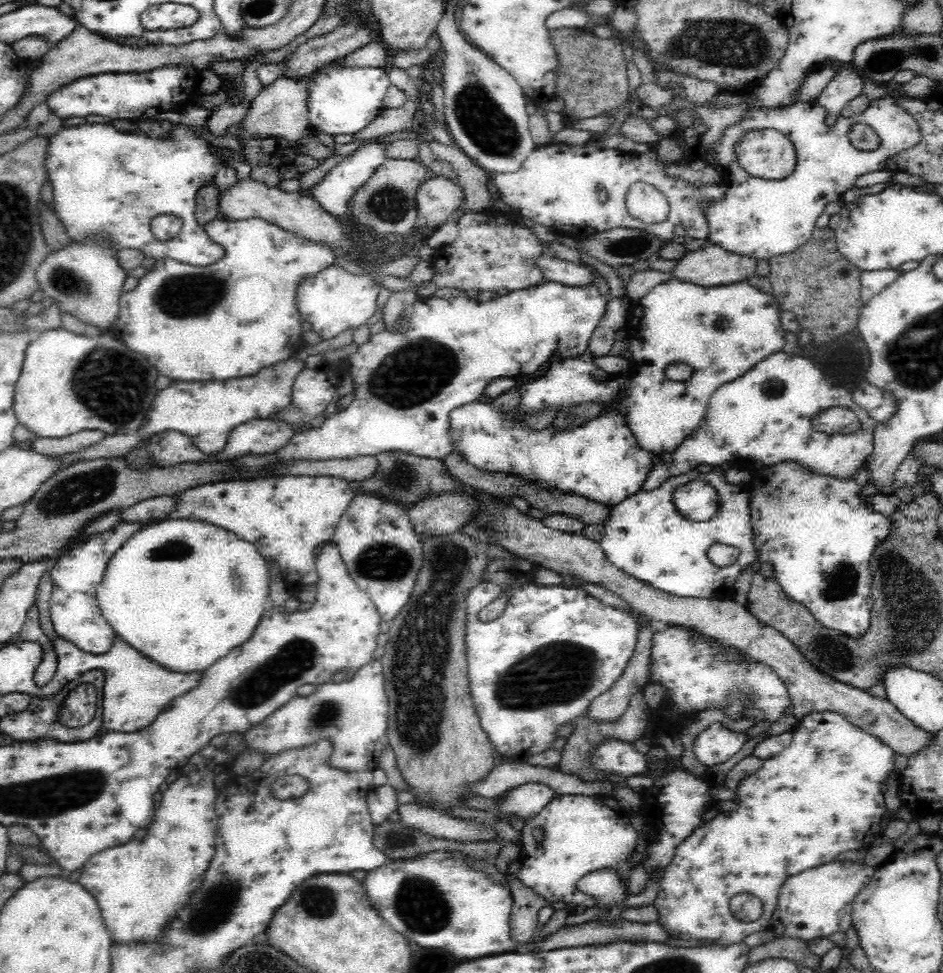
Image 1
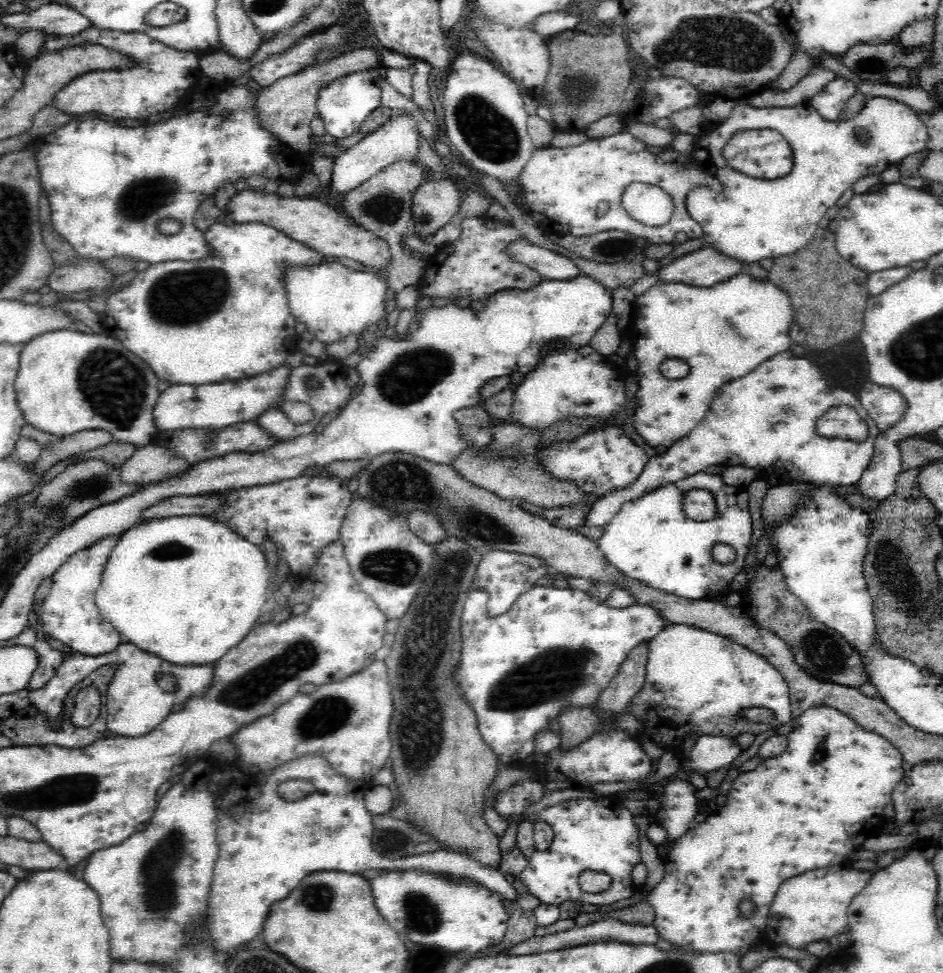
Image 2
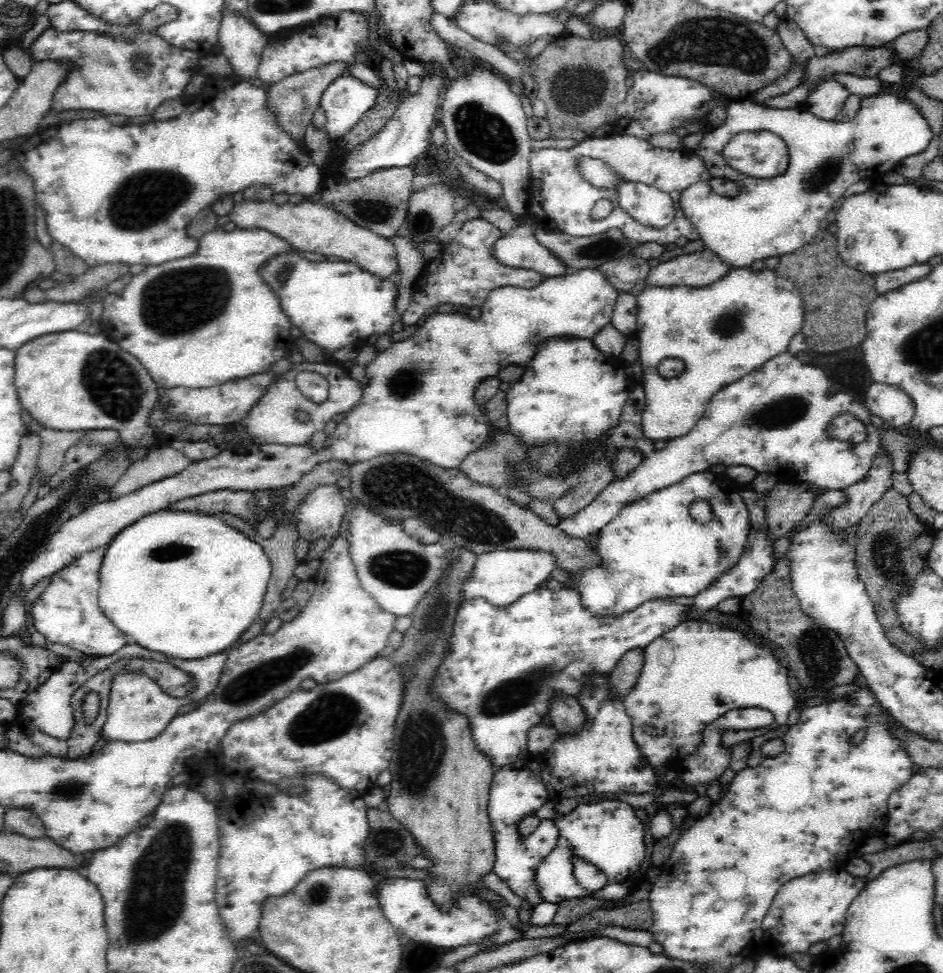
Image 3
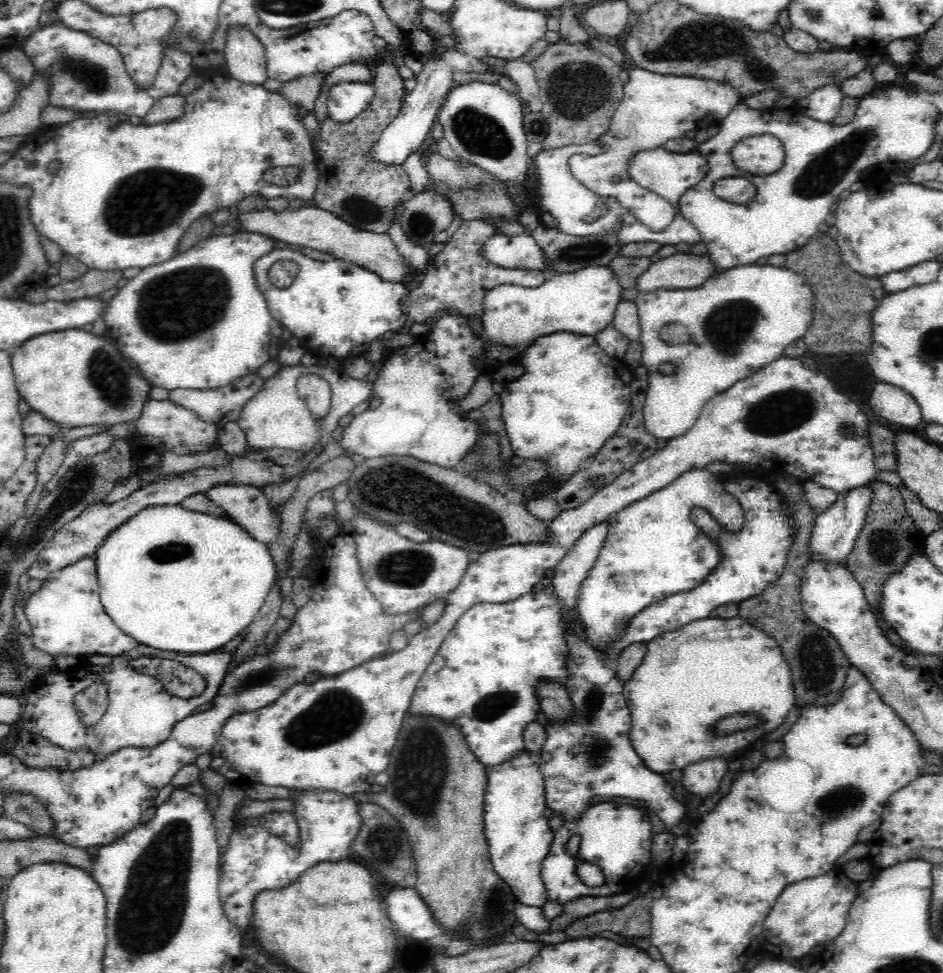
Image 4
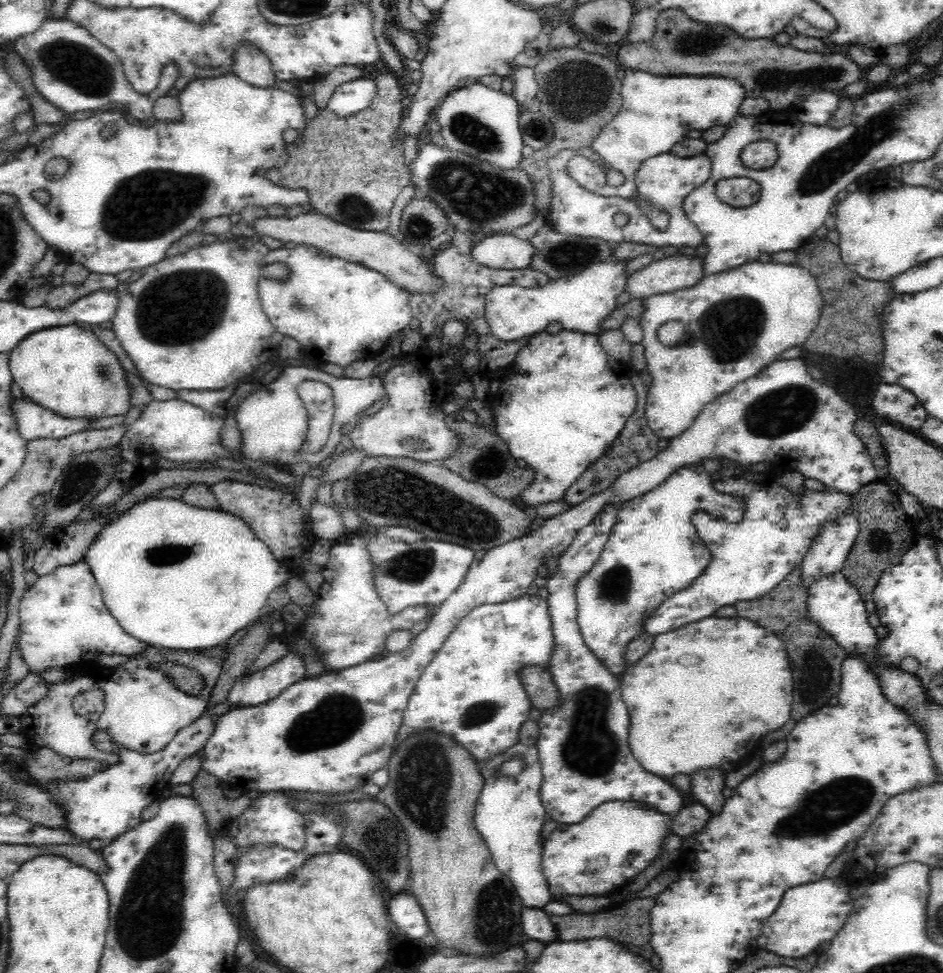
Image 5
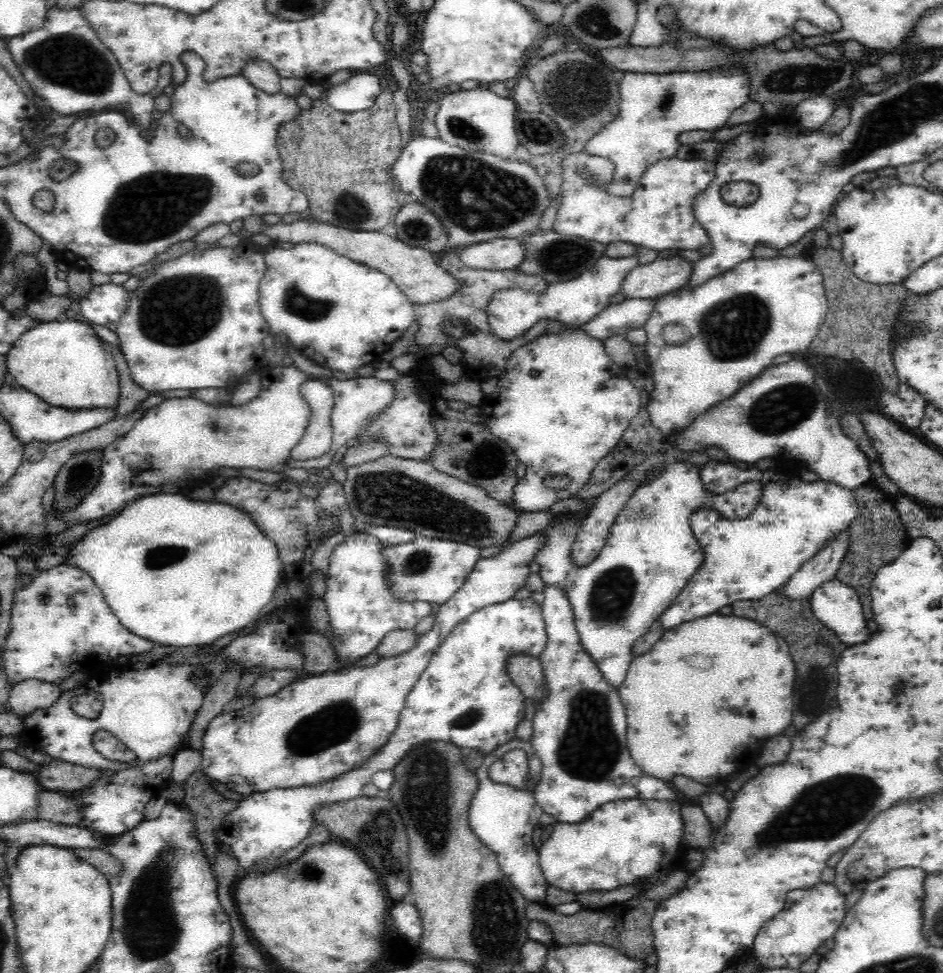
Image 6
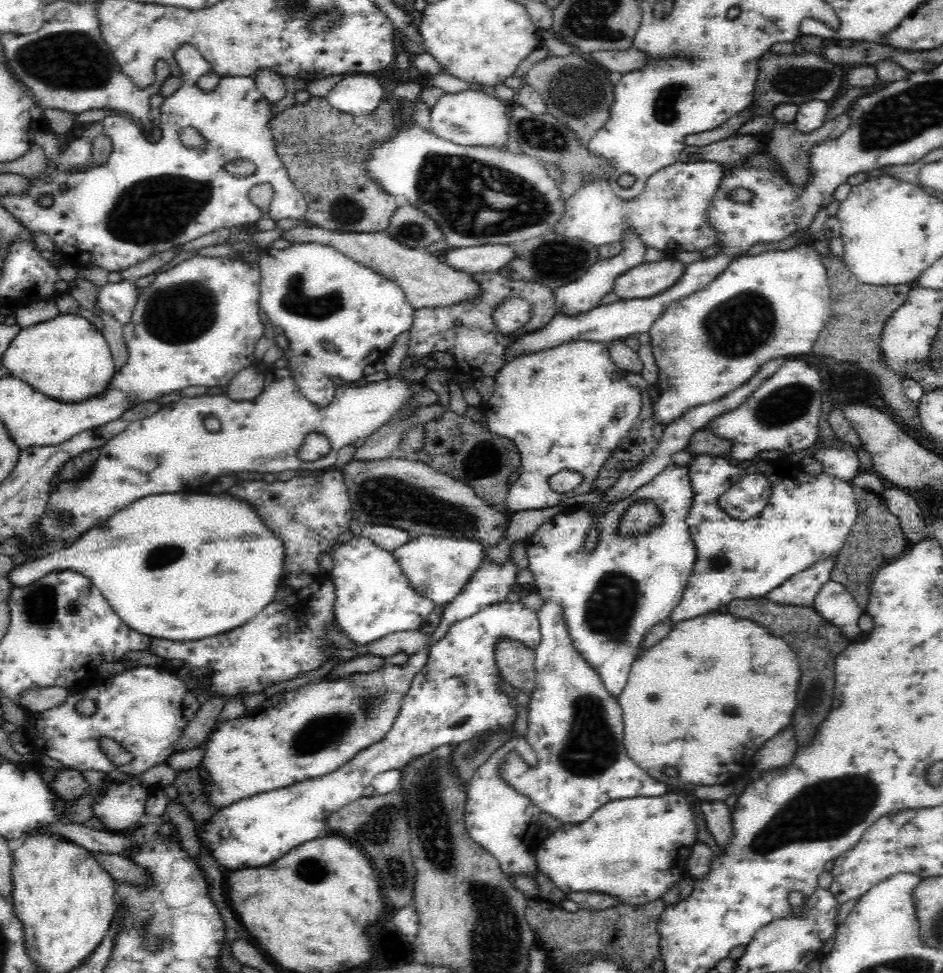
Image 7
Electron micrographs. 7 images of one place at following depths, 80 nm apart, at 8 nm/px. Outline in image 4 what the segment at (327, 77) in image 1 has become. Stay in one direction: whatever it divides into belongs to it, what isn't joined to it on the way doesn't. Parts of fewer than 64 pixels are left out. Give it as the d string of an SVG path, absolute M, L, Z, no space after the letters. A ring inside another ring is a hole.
M341 82L330 90L328 114L334 122L344 124L366 110L374 95L372 82Z

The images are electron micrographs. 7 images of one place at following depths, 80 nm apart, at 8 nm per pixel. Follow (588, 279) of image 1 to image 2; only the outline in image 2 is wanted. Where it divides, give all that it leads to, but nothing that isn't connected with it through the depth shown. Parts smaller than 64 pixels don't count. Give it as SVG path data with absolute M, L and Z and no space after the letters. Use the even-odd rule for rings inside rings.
M526 238L512 240L504 248L504 252L507 252L510 259L538 271L543 280L570 280L579 272L579 268L569 257L540 247Z

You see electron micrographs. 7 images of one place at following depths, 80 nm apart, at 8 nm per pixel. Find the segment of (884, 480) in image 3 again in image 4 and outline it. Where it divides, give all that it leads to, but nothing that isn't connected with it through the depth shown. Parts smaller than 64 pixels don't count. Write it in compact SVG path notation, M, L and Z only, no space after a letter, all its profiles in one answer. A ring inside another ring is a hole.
M866 485L834 495L834 504L822 512L814 522L811 532L812 540L810 540L812 559L826 559L832 563L846 561L846 557L852 552L857 536L864 525L868 506L872 500L870 496L872 496L872 491Z

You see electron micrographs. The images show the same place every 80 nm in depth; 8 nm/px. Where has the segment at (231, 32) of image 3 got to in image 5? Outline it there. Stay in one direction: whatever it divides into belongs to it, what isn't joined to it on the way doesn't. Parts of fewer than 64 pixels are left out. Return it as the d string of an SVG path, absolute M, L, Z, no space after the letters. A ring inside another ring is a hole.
M240 46L233 54L233 74L247 82L267 89L273 89L274 71L270 59L254 46Z

